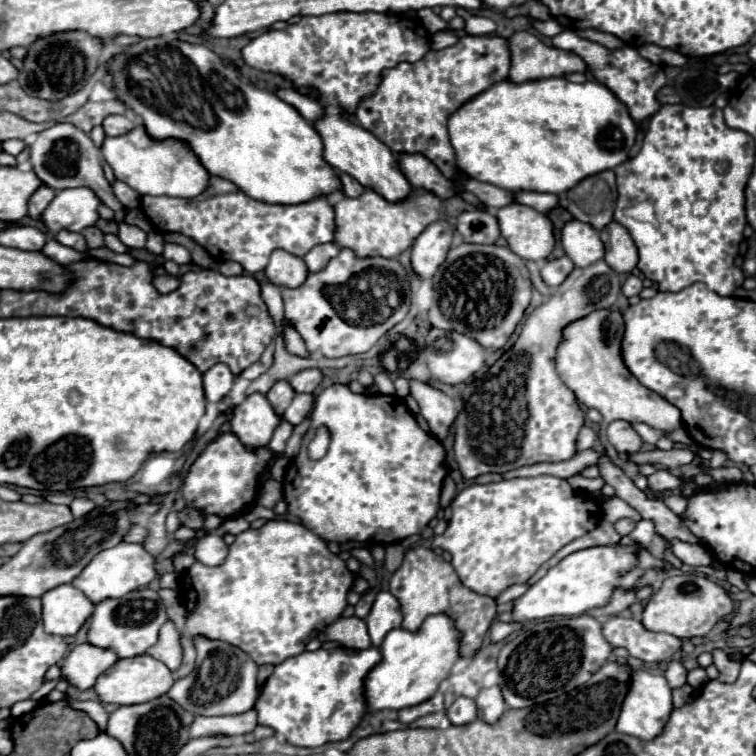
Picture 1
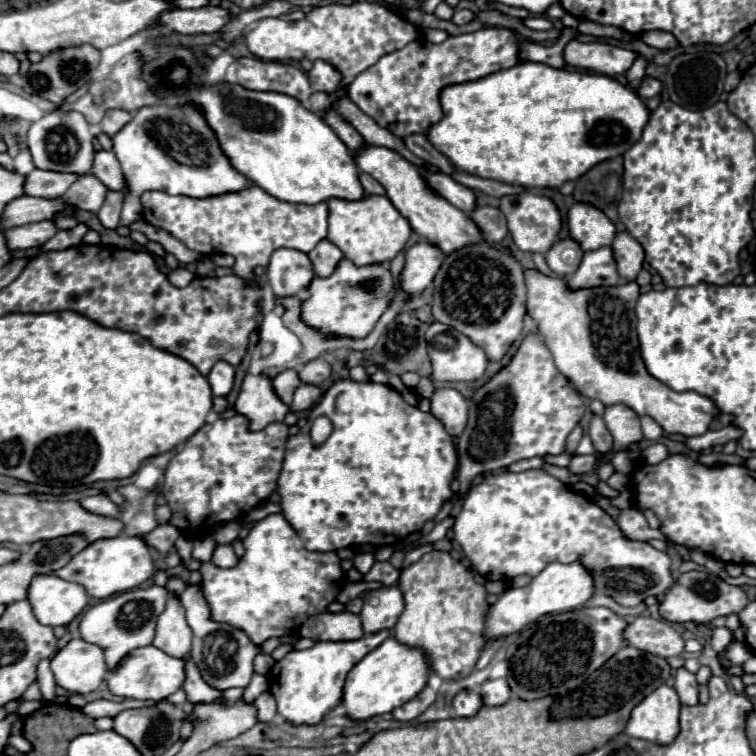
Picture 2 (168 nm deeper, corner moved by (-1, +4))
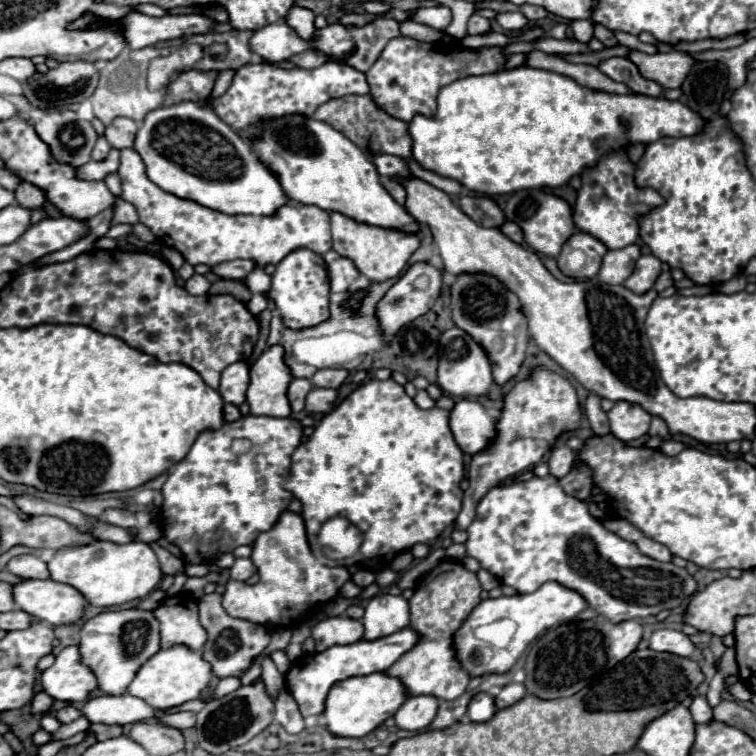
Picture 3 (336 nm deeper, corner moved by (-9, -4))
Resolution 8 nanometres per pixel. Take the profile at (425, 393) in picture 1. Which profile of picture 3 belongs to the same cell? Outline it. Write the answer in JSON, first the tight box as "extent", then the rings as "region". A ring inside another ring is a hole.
{"extent":[450,399,496,455],"region":[[[472,399],[456,401],[450,411],[450,429],[458,447],[470,455],[486,449],[488,441],[496,435],[494,419],[478,401]]]}

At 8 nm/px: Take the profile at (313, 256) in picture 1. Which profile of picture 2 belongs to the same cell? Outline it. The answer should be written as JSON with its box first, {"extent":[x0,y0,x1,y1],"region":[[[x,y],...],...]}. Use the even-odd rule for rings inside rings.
{"extent":[308,239,344,277],"region":[[[322,239],[310,253],[308,253],[310,261],[312,261],[312,267],[314,267],[314,273],[318,277],[328,277],[334,273],[336,265],[340,263],[340,259],[344,257],[344,253],[334,245],[330,243],[328,239]]]}

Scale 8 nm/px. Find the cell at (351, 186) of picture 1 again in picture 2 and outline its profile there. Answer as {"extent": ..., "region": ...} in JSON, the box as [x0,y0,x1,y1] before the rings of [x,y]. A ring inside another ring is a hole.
{"extent":[360,173,386,195],"region":[[[360,173],[360,183],[366,189],[366,195],[386,195],[386,189],[368,173]]]}

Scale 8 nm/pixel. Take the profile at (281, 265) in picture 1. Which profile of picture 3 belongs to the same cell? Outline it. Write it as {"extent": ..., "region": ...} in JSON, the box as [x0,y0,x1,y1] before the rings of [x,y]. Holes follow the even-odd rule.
{"extent":[270,249,328,329],"region":[[[296,249],[290,255],[286,255],[272,275],[272,287],[270,297],[280,311],[286,327],[290,329],[302,329],[302,327],[314,327],[328,319],[328,273],[324,259],[316,255],[310,249]]]}

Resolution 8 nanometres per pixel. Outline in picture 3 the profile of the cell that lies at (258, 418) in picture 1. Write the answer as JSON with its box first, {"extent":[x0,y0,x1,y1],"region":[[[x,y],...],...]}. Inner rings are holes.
{"extent":[246,345,292,417],"region":[[[274,345],[268,351],[264,351],[258,361],[250,369],[250,385],[246,391],[246,403],[250,405],[250,413],[258,417],[290,417],[290,403],[286,399],[288,383],[292,381],[288,367],[282,361],[284,349]]]}

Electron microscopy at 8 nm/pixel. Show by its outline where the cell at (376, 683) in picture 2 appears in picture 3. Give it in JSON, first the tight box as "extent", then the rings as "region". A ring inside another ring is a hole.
{"extent":[324,673,410,737],"region":[[[370,673],[364,677],[350,677],[336,683],[326,699],[324,717],[328,721],[328,731],[338,737],[364,737],[372,733],[386,719],[394,717],[398,707],[406,701],[410,693],[400,679],[394,679],[386,673]]]}

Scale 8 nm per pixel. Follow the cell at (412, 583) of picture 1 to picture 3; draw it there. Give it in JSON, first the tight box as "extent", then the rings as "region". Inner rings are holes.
{"extent":[388,559,482,701],"region":[[[444,559],[416,585],[416,591],[410,599],[410,627],[418,633],[420,639],[388,669],[388,675],[398,677],[408,687],[410,695],[434,695],[438,699],[452,701],[466,691],[470,683],[470,673],[456,657],[454,635],[468,619],[470,611],[482,601],[480,593],[482,587],[476,573],[468,571],[462,563],[450,559]]]}

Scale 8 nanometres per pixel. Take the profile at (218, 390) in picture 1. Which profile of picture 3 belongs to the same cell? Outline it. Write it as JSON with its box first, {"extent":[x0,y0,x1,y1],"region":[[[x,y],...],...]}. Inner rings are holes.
{"extent":[220,361,250,405],"region":[[[244,361],[232,363],[222,371],[220,379],[220,395],[226,403],[240,405],[246,399],[246,389],[248,389],[250,377],[248,377],[248,365]]]}

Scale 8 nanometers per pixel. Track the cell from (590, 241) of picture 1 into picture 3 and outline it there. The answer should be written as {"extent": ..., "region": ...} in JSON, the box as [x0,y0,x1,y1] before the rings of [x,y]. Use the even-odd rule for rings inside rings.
{"extent":[574,151,664,249],"region":[[[624,151],[610,153],[600,159],[596,167],[584,169],[582,189],[578,191],[574,207],[574,223],[580,231],[596,237],[608,249],[622,249],[638,239],[636,217],[662,203],[664,199],[654,189],[640,189],[634,185],[634,165],[628,161]]]}

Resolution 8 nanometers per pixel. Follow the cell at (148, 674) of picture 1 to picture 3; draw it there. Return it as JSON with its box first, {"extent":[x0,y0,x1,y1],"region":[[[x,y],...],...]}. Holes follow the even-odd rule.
{"extent":[128,647,212,709],"region":[[[170,647],[160,649],[138,669],[134,681],[128,687],[128,693],[144,699],[154,709],[168,709],[182,705],[190,699],[198,699],[200,691],[206,689],[210,681],[212,681],[210,663],[206,663],[198,651],[190,651],[188,647]]]}

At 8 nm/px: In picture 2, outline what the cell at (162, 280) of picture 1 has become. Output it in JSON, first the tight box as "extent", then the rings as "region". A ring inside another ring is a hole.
{"extent":[168,267,196,287],"region":[[[178,267],[178,269],[174,269],[174,271],[168,275],[170,283],[176,285],[176,287],[186,287],[194,277],[196,277],[196,275],[190,273],[186,267]]]}

